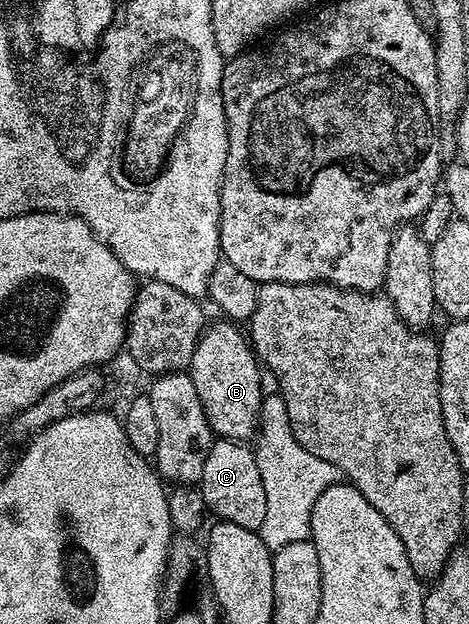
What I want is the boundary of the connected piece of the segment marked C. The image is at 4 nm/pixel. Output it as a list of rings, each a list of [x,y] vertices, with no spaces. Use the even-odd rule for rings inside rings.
[[[214,438],[211,445],[211,453],[207,453],[207,461],[203,464],[203,477],[199,484],[199,490],[206,508],[217,514],[218,520],[226,519],[235,525],[243,525],[243,529],[251,529],[260,532],[263,521],[267,517],[267,493],[263,493],[263,477],[259,473],[256,454],[249,451],[244,442],[235,439]]]

